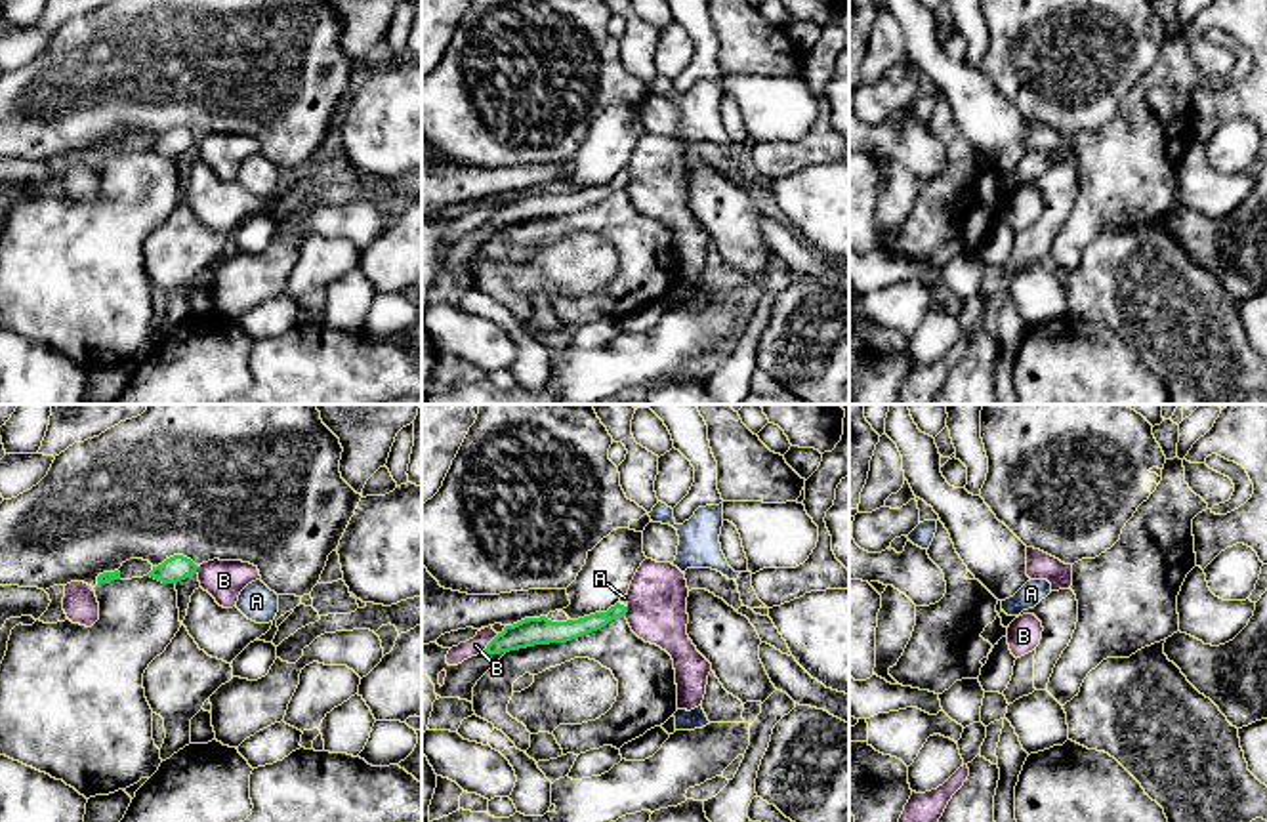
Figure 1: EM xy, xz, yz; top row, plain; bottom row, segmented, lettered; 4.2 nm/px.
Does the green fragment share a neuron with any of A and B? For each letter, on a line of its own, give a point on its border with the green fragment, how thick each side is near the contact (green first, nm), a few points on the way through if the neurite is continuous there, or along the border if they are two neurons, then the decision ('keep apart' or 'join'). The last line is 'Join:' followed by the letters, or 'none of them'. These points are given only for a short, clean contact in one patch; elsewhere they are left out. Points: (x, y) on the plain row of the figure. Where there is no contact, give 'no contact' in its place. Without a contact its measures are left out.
A: meets green in xz at (623, 178); 90 nm thick on the green side, 30 nm on the other; runs through xz (569, 203), (609, 189), (623, 178), (624, 170); join
B: meets green in xz at (489, 216); 120 nm thick on the green side, 80 nm on the other; keep apart
Join: A

